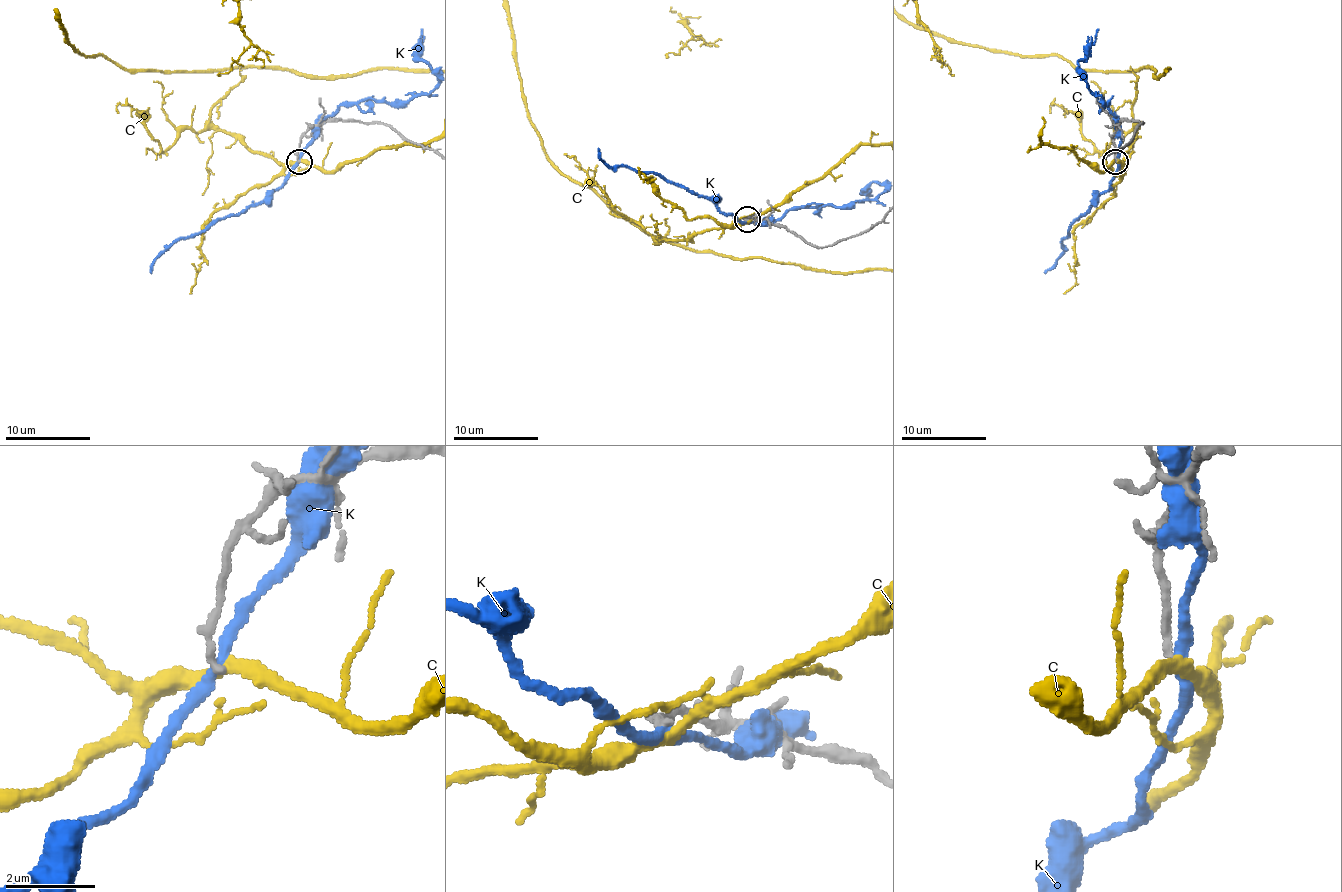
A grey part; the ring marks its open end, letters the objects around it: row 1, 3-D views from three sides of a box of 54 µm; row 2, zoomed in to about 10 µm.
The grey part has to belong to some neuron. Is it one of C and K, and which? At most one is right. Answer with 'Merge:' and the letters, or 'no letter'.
Merge: no letter

